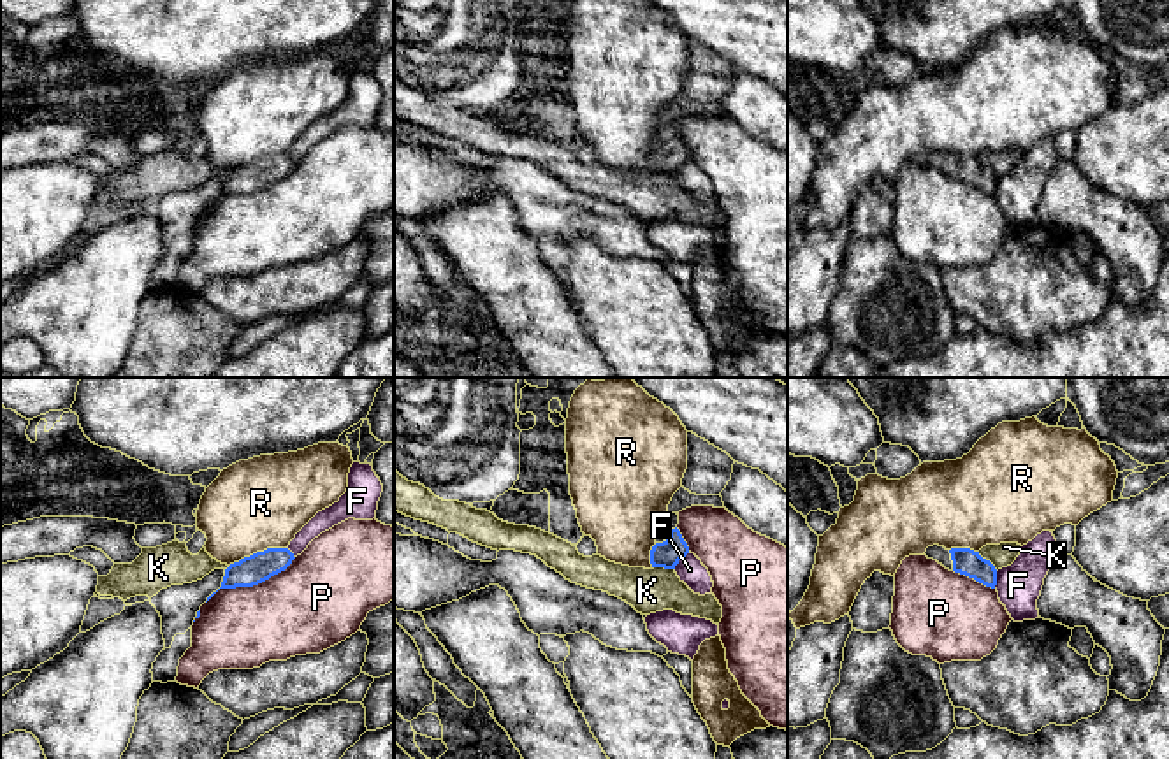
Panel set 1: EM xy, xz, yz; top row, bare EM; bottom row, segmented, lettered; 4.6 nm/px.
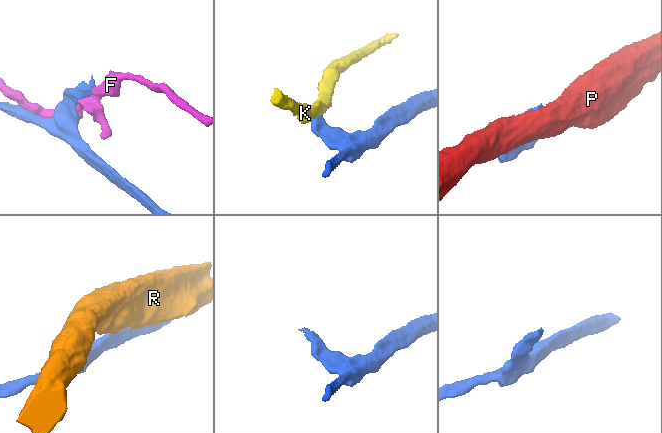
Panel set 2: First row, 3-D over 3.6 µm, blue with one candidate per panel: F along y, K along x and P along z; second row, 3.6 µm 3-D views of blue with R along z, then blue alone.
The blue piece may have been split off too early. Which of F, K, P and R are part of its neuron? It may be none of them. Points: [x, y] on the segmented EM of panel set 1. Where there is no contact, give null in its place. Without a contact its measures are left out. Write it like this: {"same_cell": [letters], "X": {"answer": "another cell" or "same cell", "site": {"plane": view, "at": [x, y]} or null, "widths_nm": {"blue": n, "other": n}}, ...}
{"same_cell": [], "F": {"answer": "another cell", "site": {"plane": "xz", "at": [681, 559]}, "widths_nm": {"blue": 120, "other": 120}}, "K": {"answer": "another cell", "site": {"plane": "yz", "at": [988, 561]}, "widths_nm": {"blue": 120, "other": 110}}, "P": {"answer": "another cell", "site": {"plane": "xy", "at": [250, 585]}, "widths_nm": {"blue": 140, "other": 400}}, "R": {"answer": "another cell", "site": {"plane": "xy", "at": [257, 552]}, "widths_nm": {"blue": 140, "other": 420}}}

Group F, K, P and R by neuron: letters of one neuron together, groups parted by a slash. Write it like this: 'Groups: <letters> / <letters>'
Groups: F / K / P / R

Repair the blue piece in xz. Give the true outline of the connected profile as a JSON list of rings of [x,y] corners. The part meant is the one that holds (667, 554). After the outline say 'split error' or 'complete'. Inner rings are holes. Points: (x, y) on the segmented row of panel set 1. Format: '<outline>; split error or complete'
[[[668,513],[656,529],[656,545],[650,550],[652,567],[675,569],[689,553],[689,546],[677,529],[679,515]]]; split error

